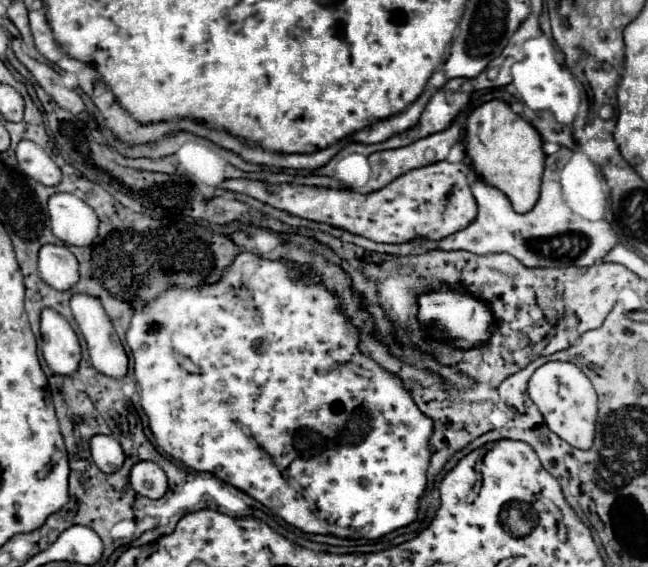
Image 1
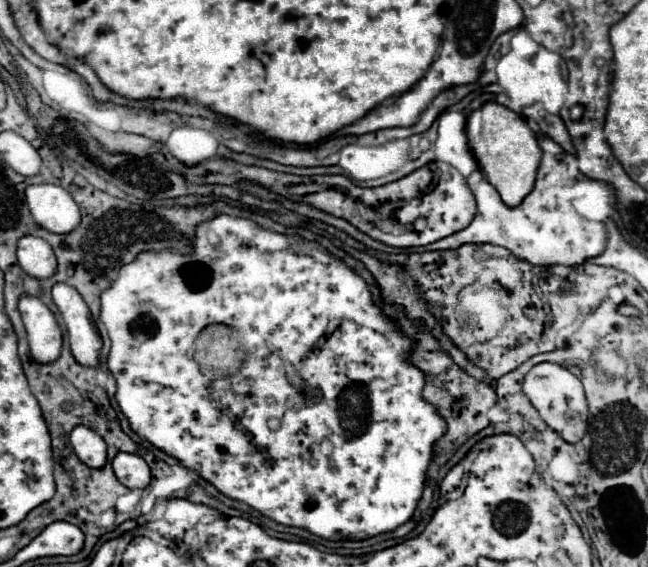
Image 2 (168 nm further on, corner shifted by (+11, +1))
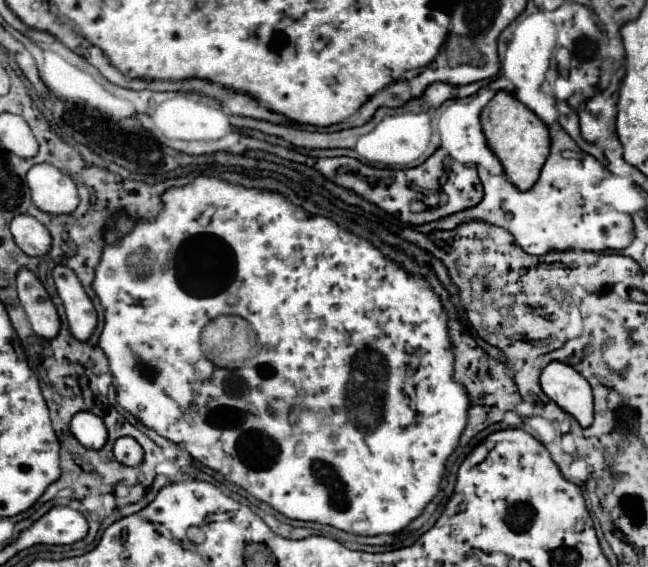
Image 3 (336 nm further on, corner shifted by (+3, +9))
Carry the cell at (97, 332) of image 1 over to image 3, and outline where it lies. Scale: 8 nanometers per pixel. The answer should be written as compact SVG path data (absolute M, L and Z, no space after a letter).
M66 265L54 267L52 277L56 283L56 291L64 303L64 309L68 307L66 317L72 335L78 341L86 343L98 325L98 315L90 297L86 295L80 279L74 275L74 271L70 271L70 267Z

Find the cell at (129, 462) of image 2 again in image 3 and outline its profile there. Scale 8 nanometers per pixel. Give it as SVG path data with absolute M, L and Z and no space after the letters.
M120 437L114 443L114 457L126 467L138 467L144 461L144 449L136 439Z

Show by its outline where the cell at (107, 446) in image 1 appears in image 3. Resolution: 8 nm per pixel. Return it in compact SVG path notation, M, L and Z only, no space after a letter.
M80 411L70 423L70 431L86 449L102 449L108 441L108 431L102 419L90 411Z

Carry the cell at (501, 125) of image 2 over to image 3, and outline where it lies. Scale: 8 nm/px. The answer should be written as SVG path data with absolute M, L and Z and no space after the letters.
M498 91L492 101L482 109L480 123L492 153L500 159L504 167L504 175L516 189L528 191L538 181L540 169L550 153L550 133L544 121L526 105L522 105L514 95Z

